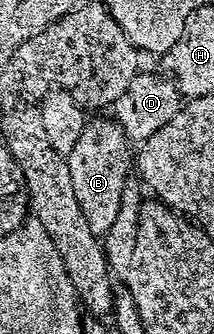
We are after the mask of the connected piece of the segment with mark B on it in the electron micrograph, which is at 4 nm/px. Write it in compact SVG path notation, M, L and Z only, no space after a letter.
M95 116L88 119L81 136L77 138L77 143L73 146L72 152L66 155L77 200L91 230L98 236L106 235L109 228L113 226L113 221L117 220L121 196L124 192L124 180L128 178L123 175L123 168L125 168L123 162L105 162L105 158L101 156L101 148L105 148L107 136L115 136L115 132L109 132L109 130L115 130L113 128L114 121L107 116Z

